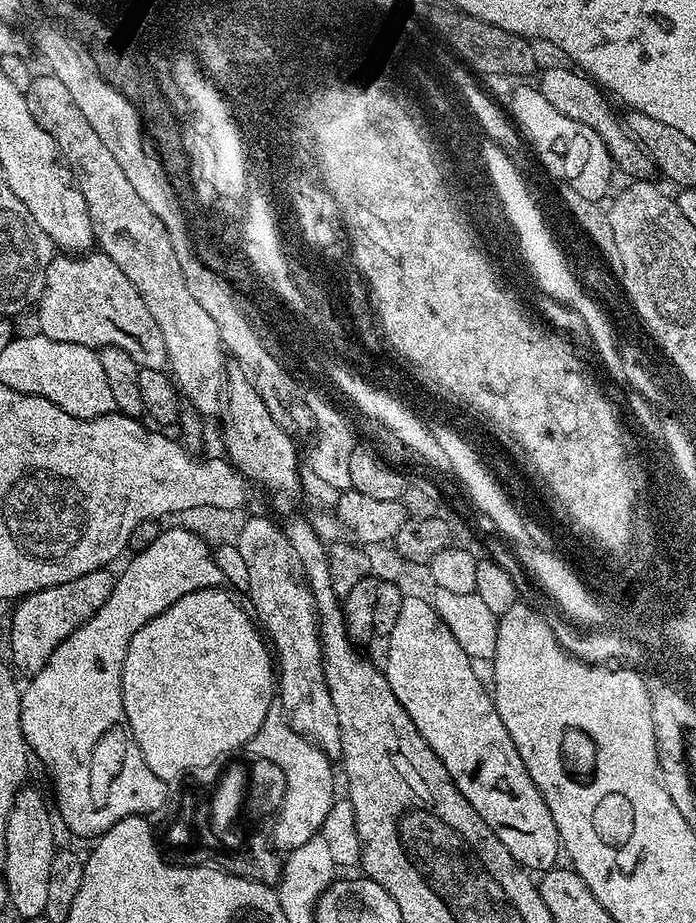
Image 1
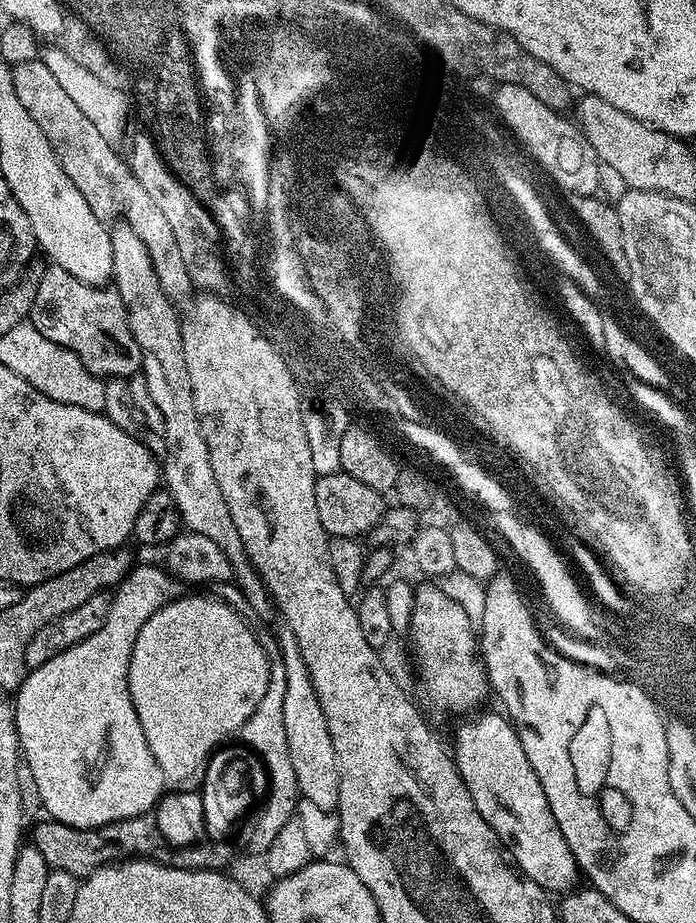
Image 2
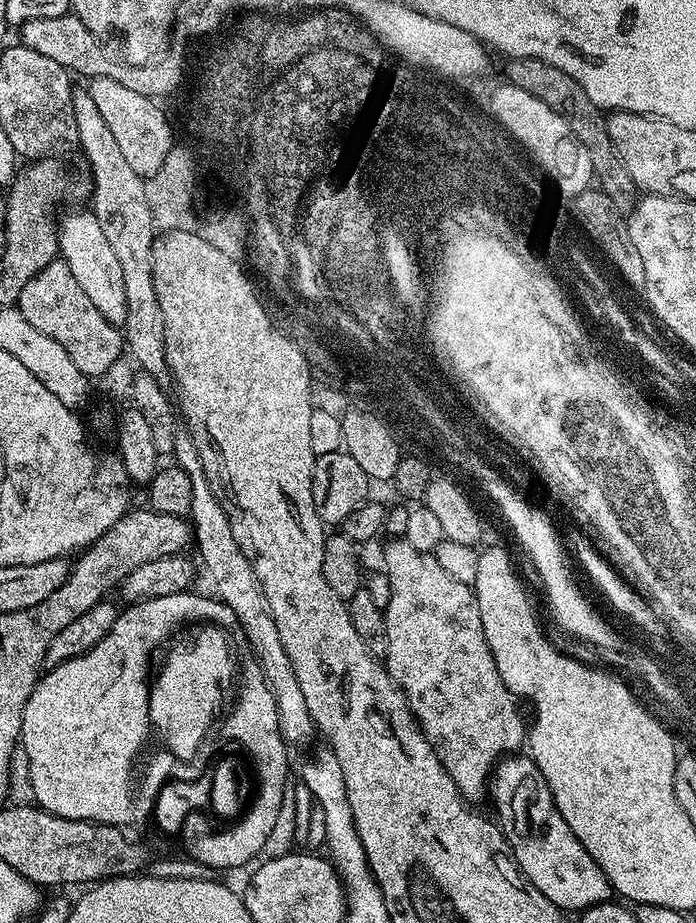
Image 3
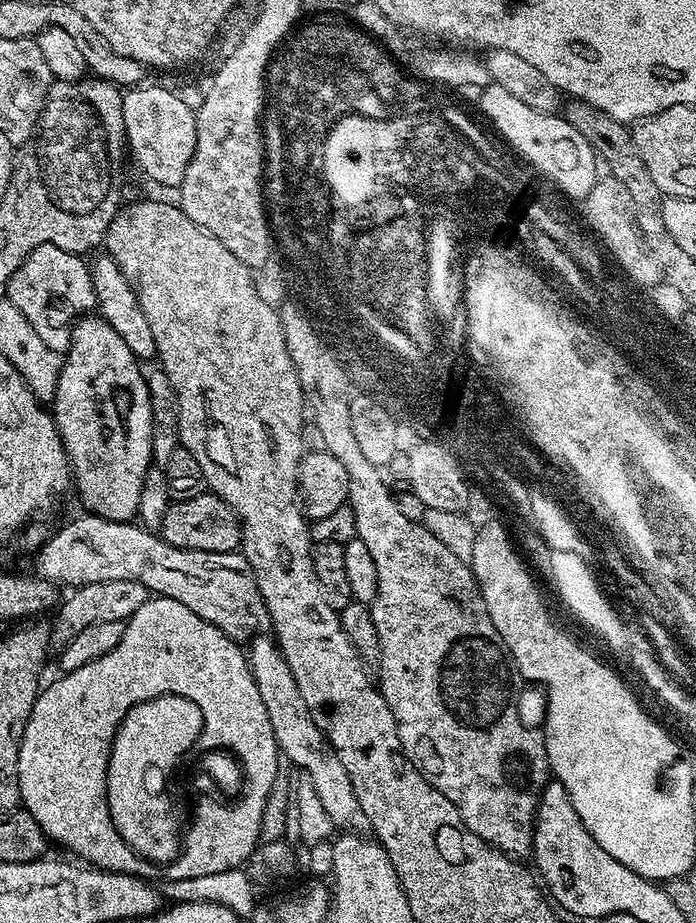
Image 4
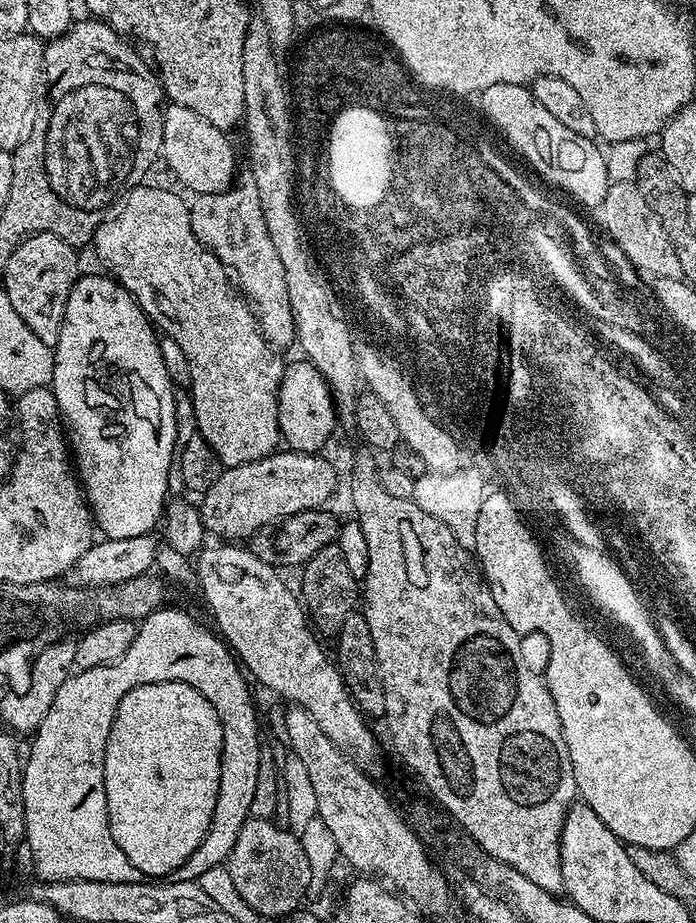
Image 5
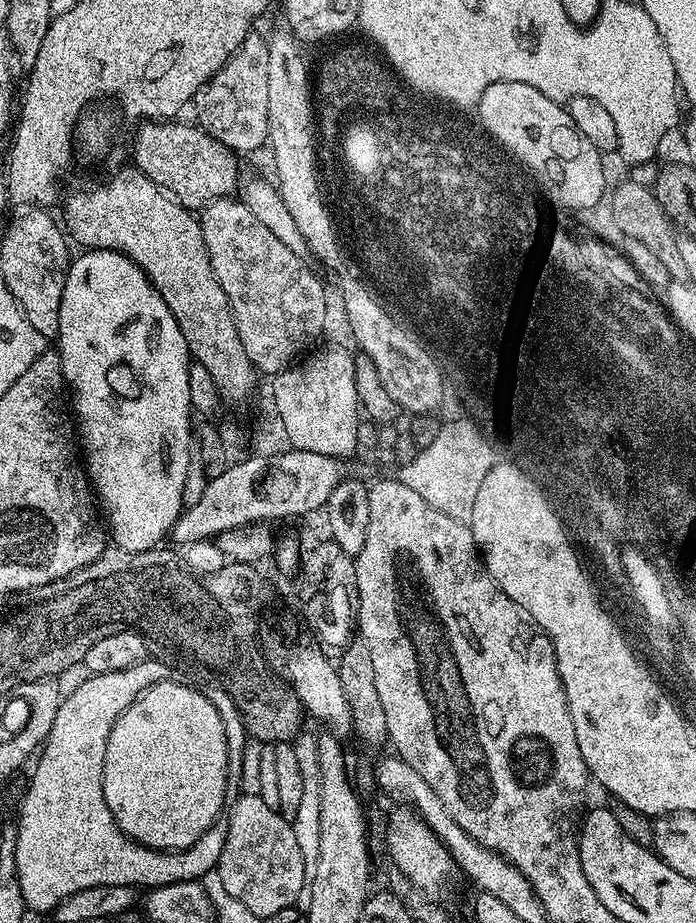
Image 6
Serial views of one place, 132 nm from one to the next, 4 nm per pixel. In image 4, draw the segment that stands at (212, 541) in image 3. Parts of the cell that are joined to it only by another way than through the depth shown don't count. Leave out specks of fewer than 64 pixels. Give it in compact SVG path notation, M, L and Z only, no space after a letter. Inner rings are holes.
M268 634L253 636L247 645L246 655L252 671L252 681L254 686L258 686L260 704L266 706L268 727L274 730L277 749L288 755L290 762L299 771L310 776L315 793L330 814L333 826L356 834L367 833L368 819L362 812L362 806L358 804L358 798L350 784L350 774L346 774L346 769L342 762L338 762L330 742L322 734L322 730L318 730L314 718L310 718L310 710L306 710L306 702L298 691L298 682L294 682L294 674L290 674L290 666L286 666L286 658L280 652L275 639Z

